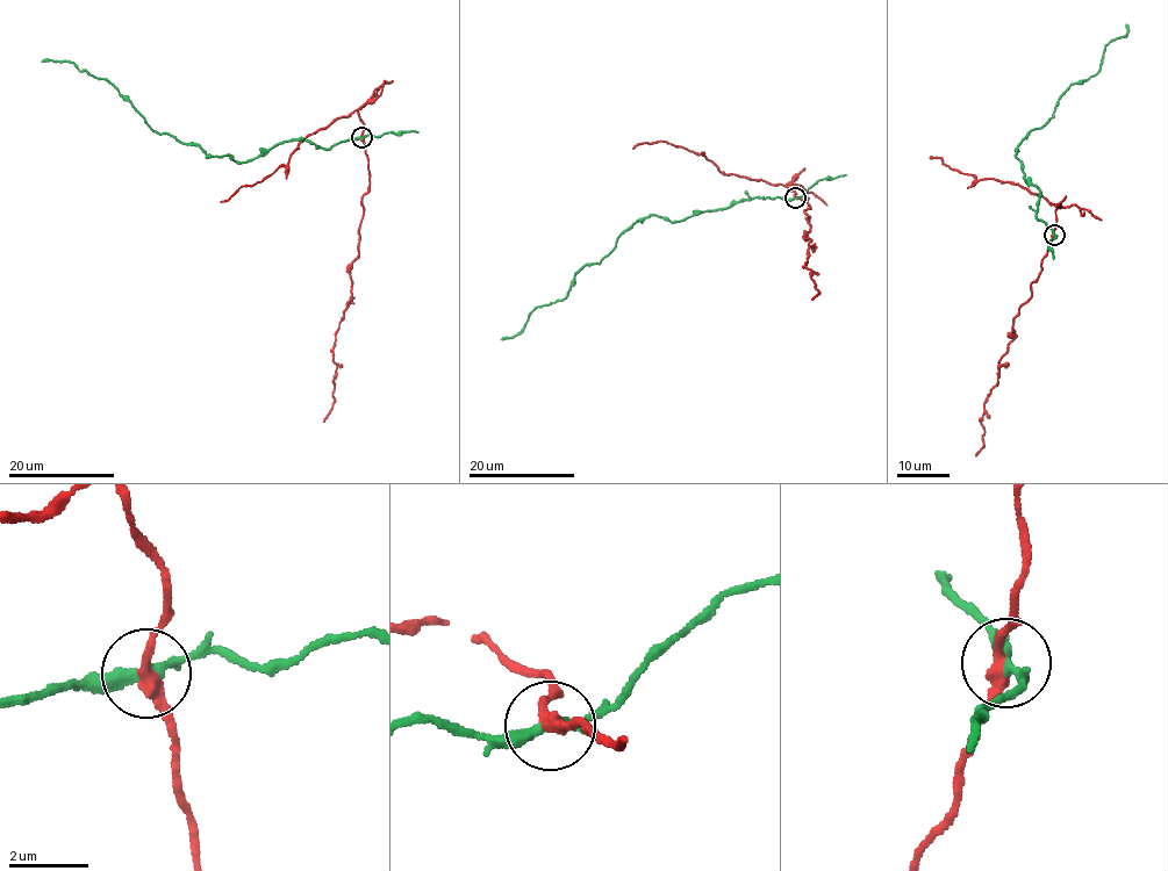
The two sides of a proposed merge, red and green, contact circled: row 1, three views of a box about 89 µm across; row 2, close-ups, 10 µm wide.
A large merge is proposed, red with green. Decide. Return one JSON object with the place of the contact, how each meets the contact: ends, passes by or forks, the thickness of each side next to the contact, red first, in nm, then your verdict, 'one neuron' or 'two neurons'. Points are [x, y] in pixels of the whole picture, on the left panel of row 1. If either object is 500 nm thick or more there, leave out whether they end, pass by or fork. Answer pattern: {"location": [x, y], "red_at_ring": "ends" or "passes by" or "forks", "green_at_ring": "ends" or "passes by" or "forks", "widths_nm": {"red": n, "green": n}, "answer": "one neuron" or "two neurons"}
{"location": [362, 137], "red_at_ring": "passes by", "green_at_ring": "passes by", "widths_nm": {"red": 320, "green": 240}, "answer": "two neurons"}

